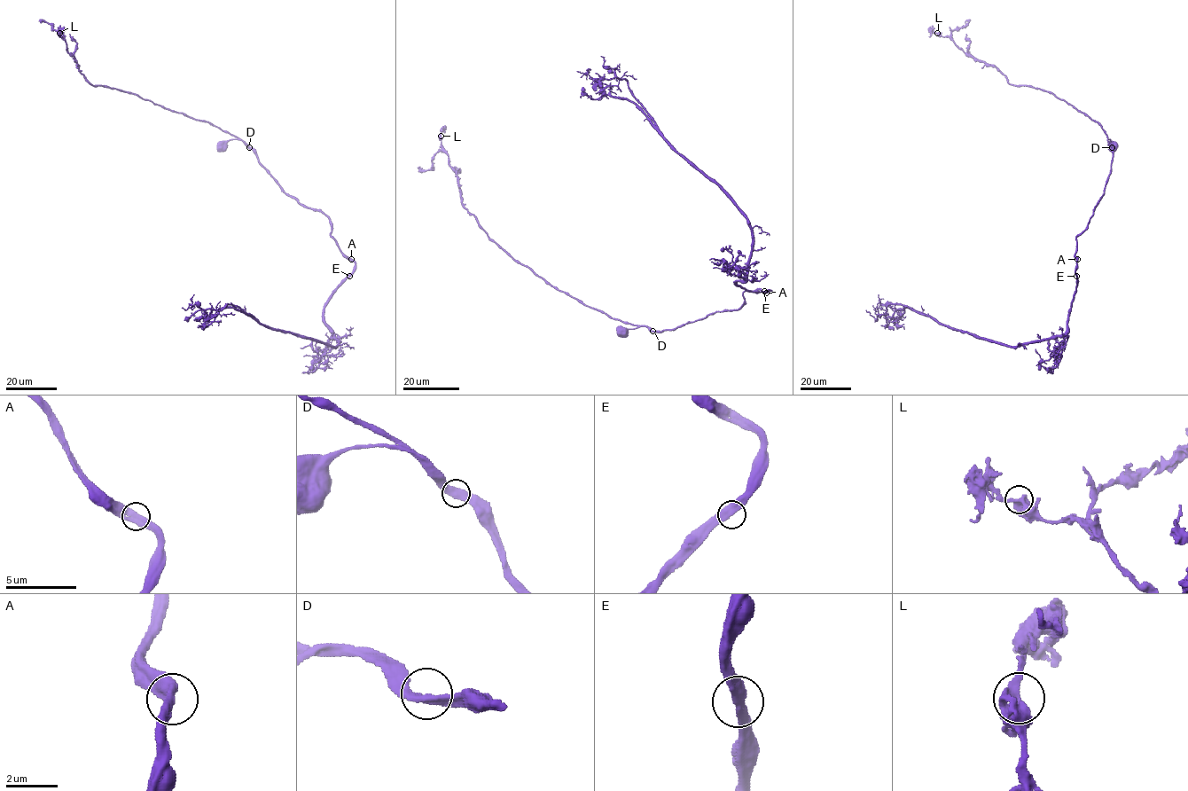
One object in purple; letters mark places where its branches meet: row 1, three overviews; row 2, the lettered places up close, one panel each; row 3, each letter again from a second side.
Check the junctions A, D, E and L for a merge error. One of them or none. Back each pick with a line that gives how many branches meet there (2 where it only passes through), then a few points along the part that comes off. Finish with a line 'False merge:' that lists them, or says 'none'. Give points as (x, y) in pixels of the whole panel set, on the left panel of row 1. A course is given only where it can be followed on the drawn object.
False merge: none

